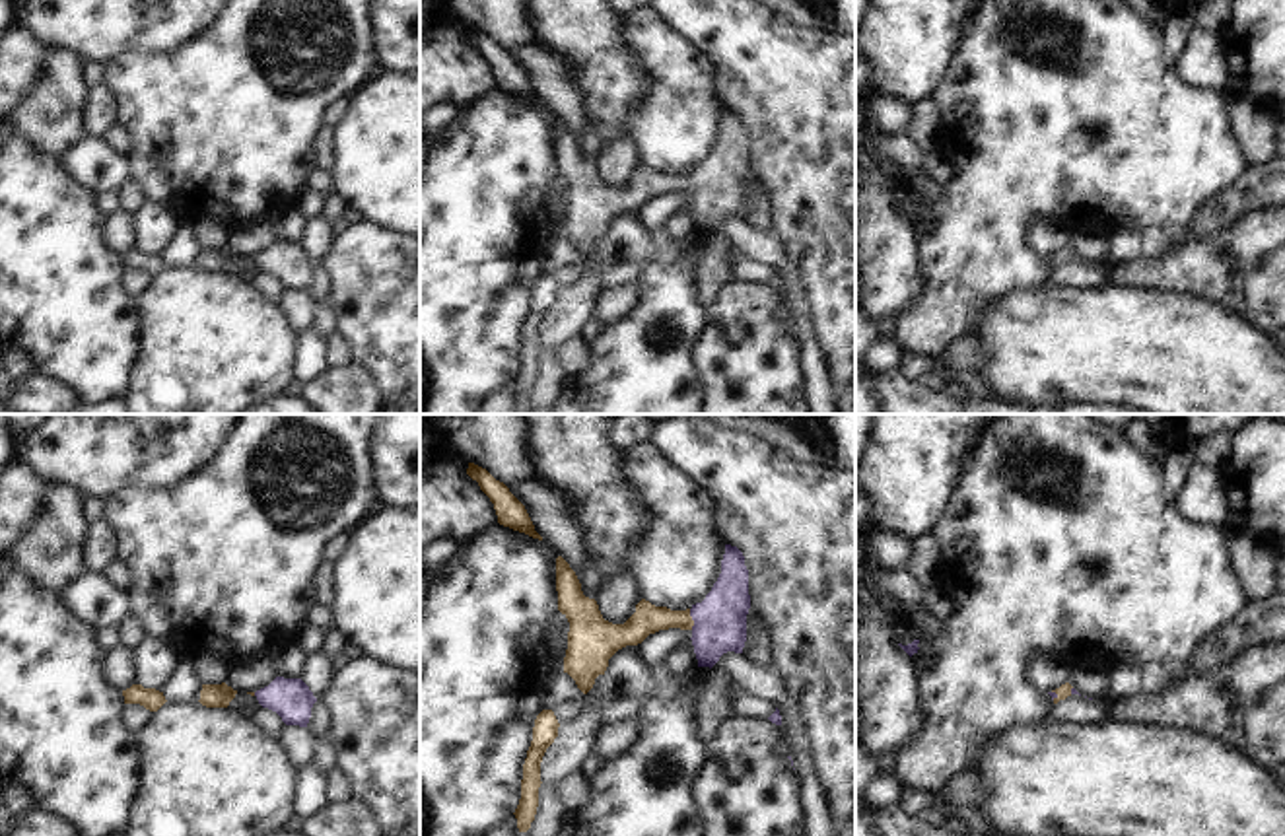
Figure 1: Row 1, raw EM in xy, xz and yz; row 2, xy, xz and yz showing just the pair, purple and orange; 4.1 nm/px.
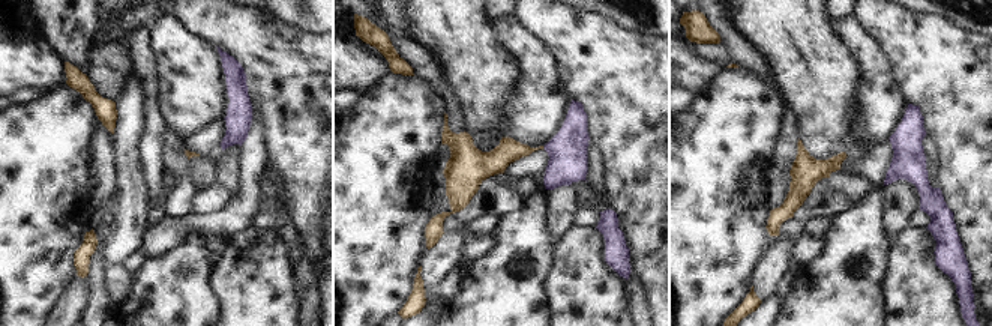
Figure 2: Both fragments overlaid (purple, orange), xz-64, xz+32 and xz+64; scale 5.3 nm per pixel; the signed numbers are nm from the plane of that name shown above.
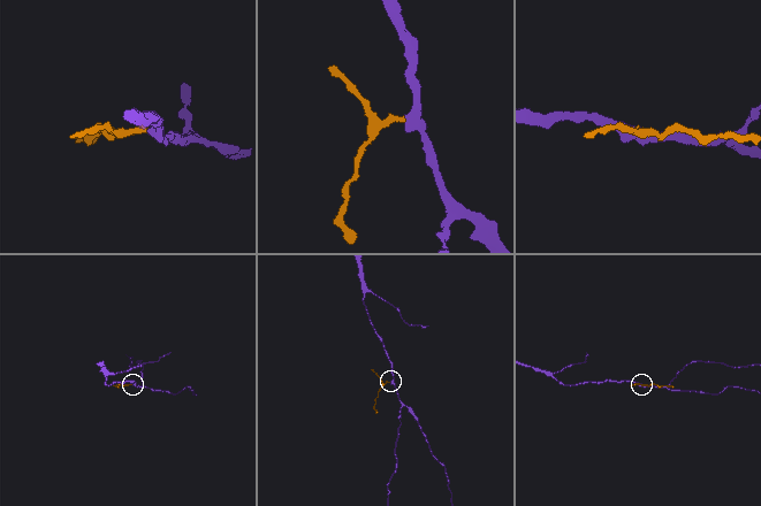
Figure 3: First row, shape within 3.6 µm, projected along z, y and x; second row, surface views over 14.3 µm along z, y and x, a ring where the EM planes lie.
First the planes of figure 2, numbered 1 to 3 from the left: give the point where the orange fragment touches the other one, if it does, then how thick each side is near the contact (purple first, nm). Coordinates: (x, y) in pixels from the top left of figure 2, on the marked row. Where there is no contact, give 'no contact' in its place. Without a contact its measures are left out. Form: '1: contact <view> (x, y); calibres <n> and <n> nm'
1: no contact
2: no contact
3: no contact

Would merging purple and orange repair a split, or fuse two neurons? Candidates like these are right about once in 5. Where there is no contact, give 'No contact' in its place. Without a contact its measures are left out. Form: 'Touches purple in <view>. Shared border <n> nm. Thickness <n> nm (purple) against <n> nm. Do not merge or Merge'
Touches purple in xz. Shared border 90 nm. Thickness 220 nm (purple) against 130 nm. Merge

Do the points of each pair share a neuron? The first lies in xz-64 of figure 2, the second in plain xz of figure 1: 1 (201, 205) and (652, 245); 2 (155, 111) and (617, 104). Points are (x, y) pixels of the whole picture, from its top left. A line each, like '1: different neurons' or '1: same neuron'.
1: same neuron
2: different neurons

